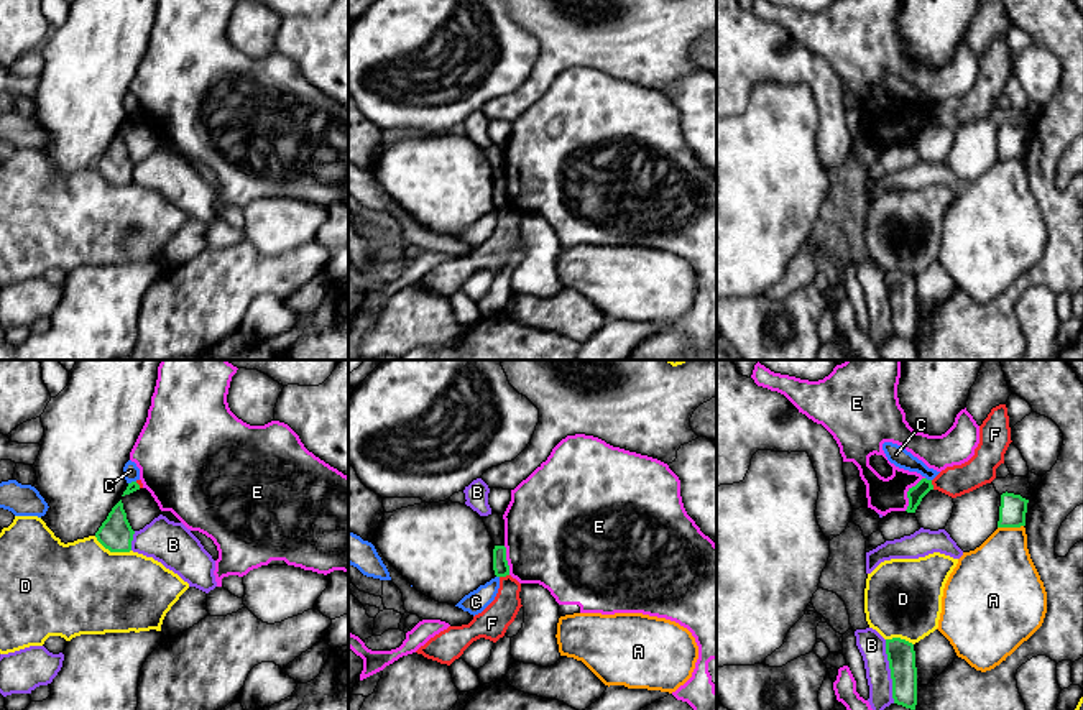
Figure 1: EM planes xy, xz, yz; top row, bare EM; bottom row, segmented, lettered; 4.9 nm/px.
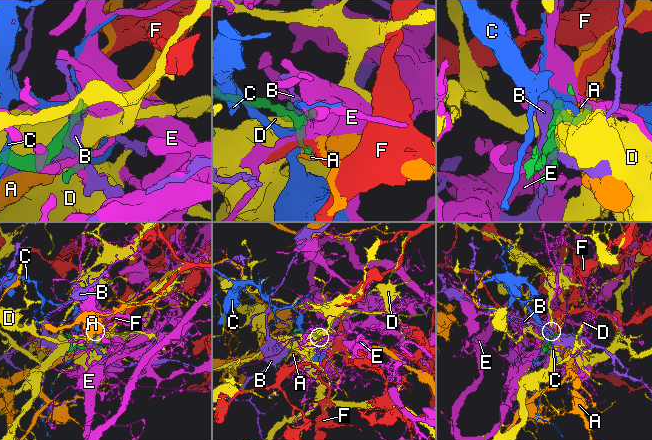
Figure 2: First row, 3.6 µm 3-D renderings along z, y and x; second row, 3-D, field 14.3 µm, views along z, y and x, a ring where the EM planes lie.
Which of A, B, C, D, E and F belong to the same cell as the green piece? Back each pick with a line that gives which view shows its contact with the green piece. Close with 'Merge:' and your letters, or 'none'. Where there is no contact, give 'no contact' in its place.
Merge: none

